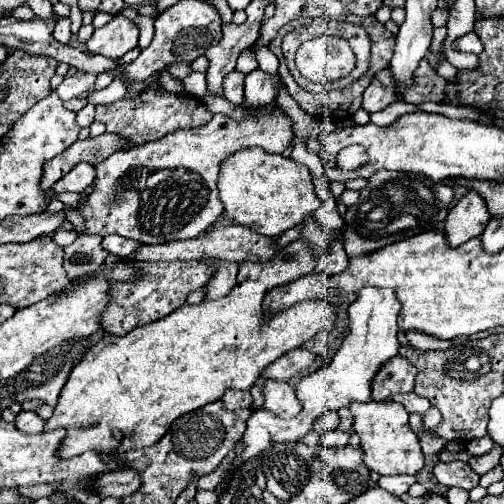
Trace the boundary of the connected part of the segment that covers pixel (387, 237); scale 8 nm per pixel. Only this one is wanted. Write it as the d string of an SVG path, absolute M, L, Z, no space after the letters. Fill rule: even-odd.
M381 170L379 174L373 174L369 178L367 186L359 192L359 202L357 202L359 210L353 210L353 208L357 208L357 204L347 208L347 214L345 214L345 252L349 256L361 256L361 254L369 254L373 250L385 248L397 240L405 240L409 236L415 236L423 230L433 230L433 228L443 230L445 216L449 212L451 202L453 202L453 188L449 184L433 182L431 178L427 178L423 174Z

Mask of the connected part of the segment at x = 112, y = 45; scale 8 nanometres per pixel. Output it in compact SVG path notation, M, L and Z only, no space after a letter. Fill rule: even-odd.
M117 14L111 22L95 28L93 36L87 40L87 52L101 54L109 58L121 58L127 50L135 48L139 40L139 26Z

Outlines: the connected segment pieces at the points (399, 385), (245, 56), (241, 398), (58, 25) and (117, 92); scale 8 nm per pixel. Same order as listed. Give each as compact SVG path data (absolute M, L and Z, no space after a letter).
M393 356L381 366L371 382L371 398L377 402L387 400L397 392L413 392L417 370L403 356Z
M251 50L241 52L241 58L237 60L237 70L243 72L243 74L249 74L251 70L257 70L257 60L255 60L255 54Z
M227 390L223 396L223 404L227 410L239 410L239 408L249 408L251 402L251 392L249 390Z
M59 18L59 20L55 22L55 40L57 40L57 42L69 44L69 40L71 40L71 30L69 30L69 26L71 26L71 20L69 20L69 18Z
M113 80L107 88L89 94L87 100L89 100L91 104L109 104L109 102L121 100L123 96L125 96L125 84L123 84L121 80Z

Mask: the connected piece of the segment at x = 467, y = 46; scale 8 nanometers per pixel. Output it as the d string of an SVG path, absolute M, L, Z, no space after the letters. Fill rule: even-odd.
M469 32L465 38L455 40L453 46L457 46L457 50L461 50L461 52L473 52L473 54L481 54L481 50L483 50L481 40L473 32Z

